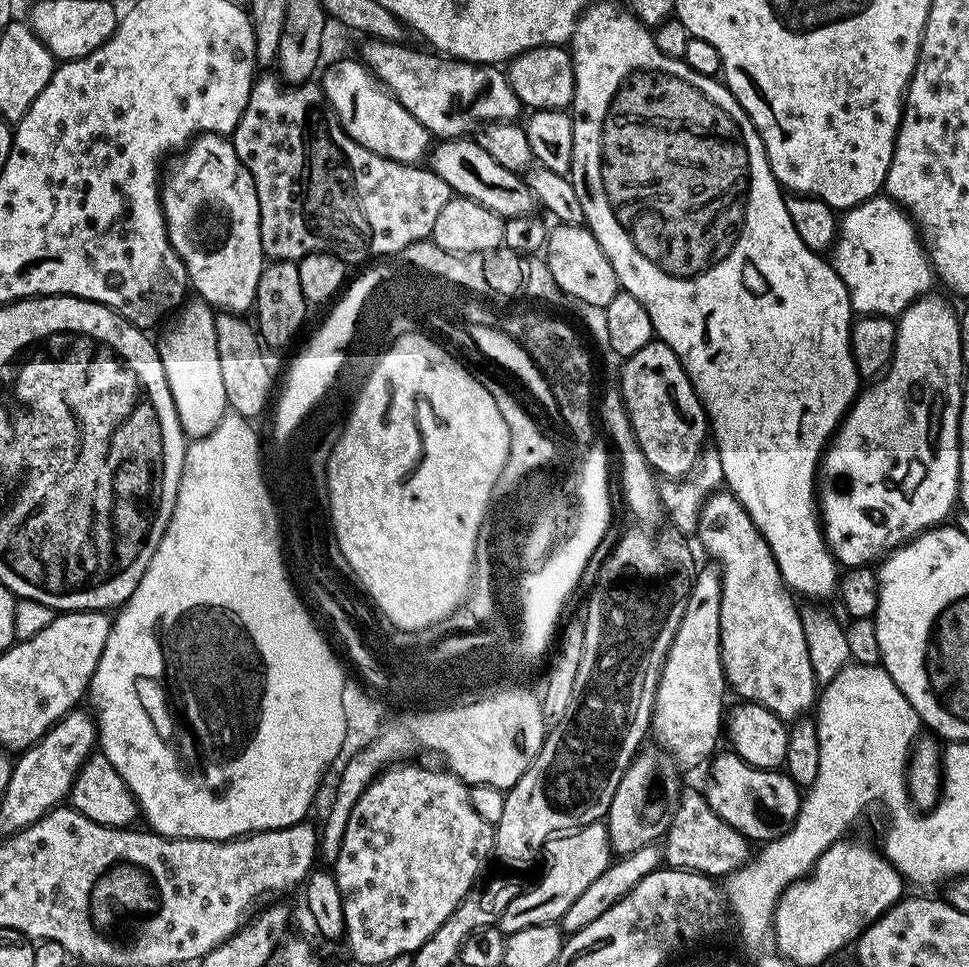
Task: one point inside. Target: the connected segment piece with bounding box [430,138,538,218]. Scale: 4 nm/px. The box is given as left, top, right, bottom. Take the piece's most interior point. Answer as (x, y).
(461, 163)

